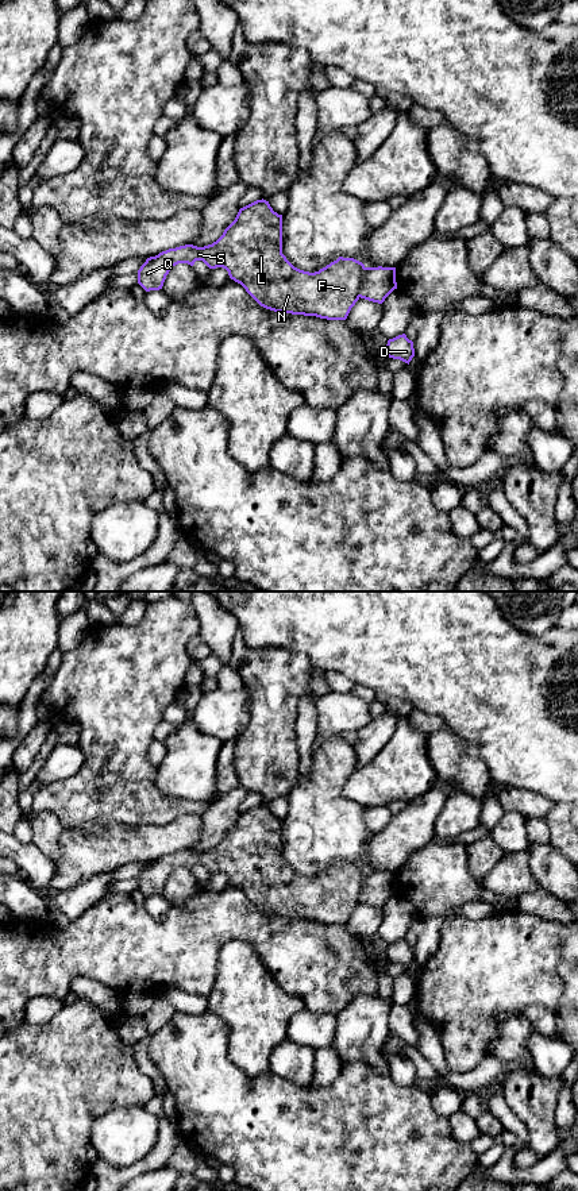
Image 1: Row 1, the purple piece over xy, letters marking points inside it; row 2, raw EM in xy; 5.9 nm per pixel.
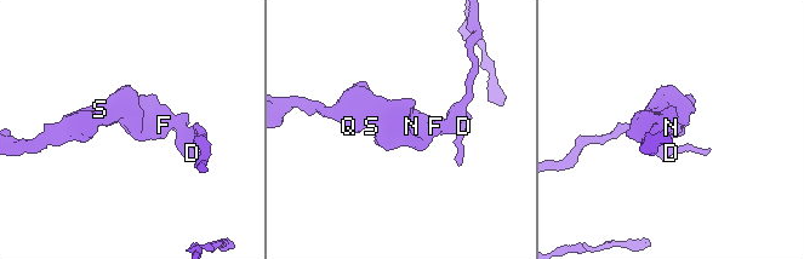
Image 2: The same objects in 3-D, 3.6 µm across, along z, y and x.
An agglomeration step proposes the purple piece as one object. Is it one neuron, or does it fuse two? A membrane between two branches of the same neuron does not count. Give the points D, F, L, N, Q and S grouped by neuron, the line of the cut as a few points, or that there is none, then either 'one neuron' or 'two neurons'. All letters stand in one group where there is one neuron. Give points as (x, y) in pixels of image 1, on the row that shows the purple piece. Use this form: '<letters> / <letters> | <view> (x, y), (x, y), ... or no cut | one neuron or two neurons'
D / F L N Q S | xy (366, 268), (358, 296) | two neurons

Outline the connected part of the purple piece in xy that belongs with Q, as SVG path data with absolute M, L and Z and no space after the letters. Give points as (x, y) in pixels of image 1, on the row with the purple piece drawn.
M257 200L239 209L235 220L212 244L197 247L185 244L150 257L138 270L138 284L146 290L159 290L166 275L178 263L194 265L203 261L209 269L223 267L235 282L263 308L327 320L346 320L359 300L365 265L354 258L339 257L319 271L294 267L282 254L282 215L273 211L269 201Z

